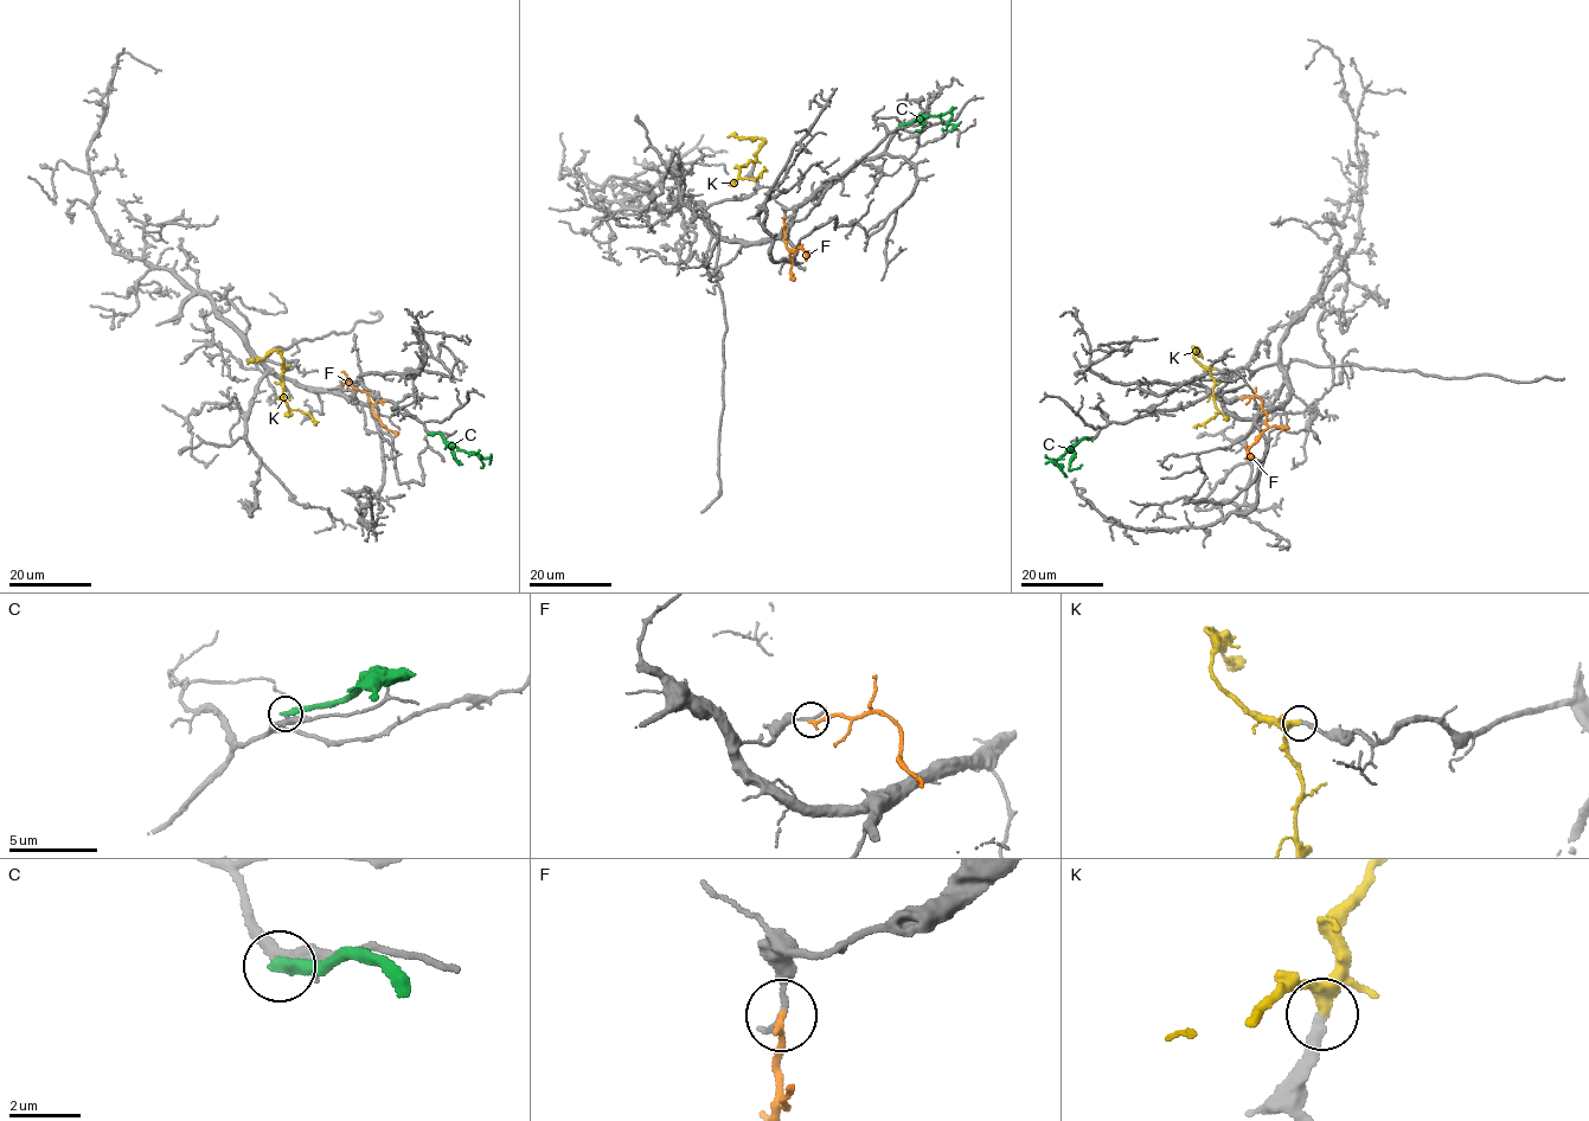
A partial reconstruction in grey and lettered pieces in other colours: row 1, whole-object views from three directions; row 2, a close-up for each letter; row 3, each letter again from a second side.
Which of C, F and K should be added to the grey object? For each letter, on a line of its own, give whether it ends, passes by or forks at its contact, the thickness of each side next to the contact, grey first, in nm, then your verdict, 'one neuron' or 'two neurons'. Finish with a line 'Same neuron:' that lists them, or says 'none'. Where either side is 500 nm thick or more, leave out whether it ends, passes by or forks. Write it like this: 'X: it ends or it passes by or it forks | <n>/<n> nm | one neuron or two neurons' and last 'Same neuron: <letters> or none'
C: it ends | 360/360 nm | two neurons
F: it ends | 200/190 nm | two neurons
K: it passes by | 280/280 nm | one neuron
Same neuron: K

